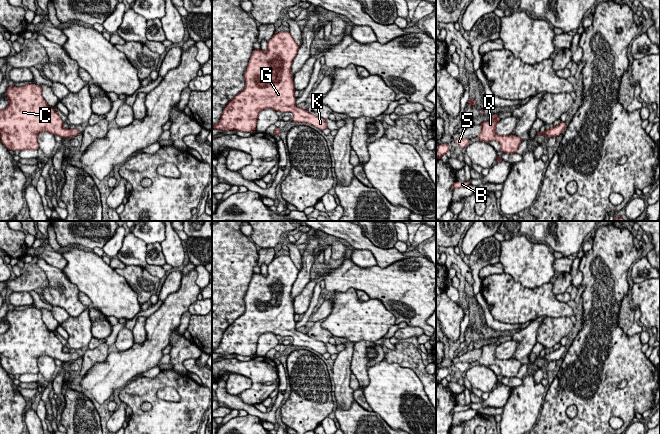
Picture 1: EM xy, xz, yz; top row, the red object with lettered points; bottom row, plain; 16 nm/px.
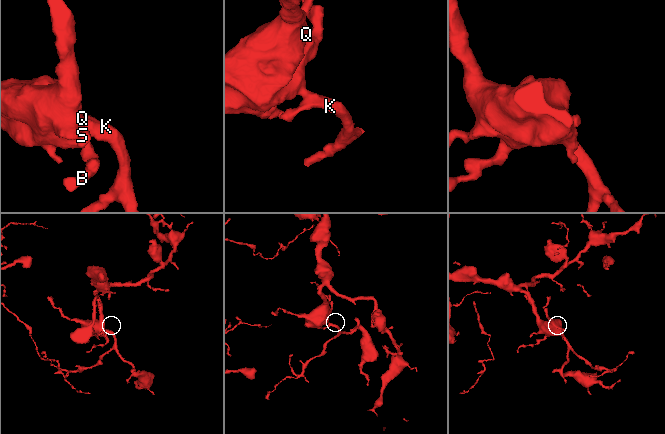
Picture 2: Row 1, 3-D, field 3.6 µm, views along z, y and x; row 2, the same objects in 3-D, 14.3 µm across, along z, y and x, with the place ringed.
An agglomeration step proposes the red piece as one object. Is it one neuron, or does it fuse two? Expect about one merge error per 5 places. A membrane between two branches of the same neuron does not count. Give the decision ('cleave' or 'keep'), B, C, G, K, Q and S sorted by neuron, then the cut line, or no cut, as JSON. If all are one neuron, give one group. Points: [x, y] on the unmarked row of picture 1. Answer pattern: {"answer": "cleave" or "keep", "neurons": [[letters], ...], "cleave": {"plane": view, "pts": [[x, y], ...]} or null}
{"answer": "keep", "neurons": [["B", "C", "G", "K", "Q", "S"]], "cleave": null}

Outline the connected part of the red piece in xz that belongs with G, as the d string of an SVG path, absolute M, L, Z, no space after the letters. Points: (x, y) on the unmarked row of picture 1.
M290 256L274 258L267 266L267 275L254 273L244 296L244 313L223 333L213 353L222 355L256 355L257 342L264 333L292 336L291 344L326 353L326 343L295 329L292 287L299 274Z

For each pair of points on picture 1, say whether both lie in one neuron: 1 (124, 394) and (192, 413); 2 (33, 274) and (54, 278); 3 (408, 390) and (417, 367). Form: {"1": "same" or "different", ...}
{"1": "same", "2": "different", "3": "different"}

